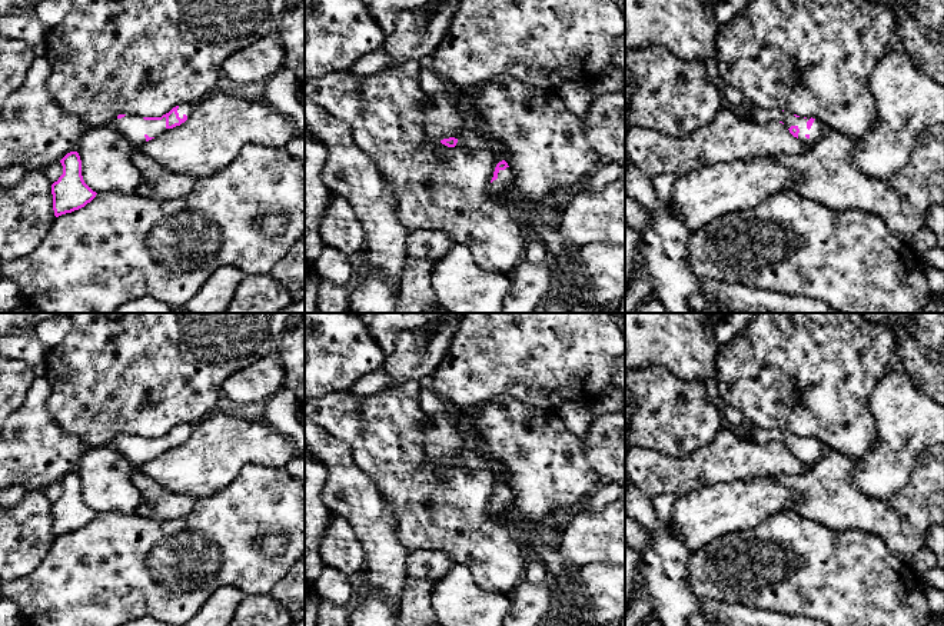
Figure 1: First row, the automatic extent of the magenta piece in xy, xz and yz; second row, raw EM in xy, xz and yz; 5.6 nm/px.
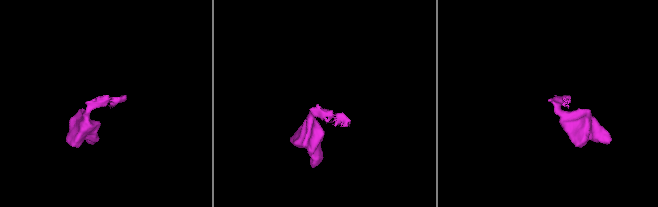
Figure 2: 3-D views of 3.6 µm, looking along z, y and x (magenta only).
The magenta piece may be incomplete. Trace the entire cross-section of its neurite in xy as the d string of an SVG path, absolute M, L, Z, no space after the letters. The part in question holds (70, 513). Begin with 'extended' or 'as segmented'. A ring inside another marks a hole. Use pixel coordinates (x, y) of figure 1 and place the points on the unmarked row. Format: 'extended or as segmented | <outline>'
as segmented | M77 472L67 473L60 483L63 495L51 505L56 537L84 527L97 515L83 500L82 480Z

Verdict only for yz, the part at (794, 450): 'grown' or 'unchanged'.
grown

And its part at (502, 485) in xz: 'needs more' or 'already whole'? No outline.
needs more

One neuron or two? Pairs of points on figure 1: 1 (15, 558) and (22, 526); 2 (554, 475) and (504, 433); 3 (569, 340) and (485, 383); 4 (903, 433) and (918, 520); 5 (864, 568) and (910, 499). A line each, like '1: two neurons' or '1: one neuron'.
1: one neuron
2: one neuron
3: one neuron
4: two neurons
5: two neurons

